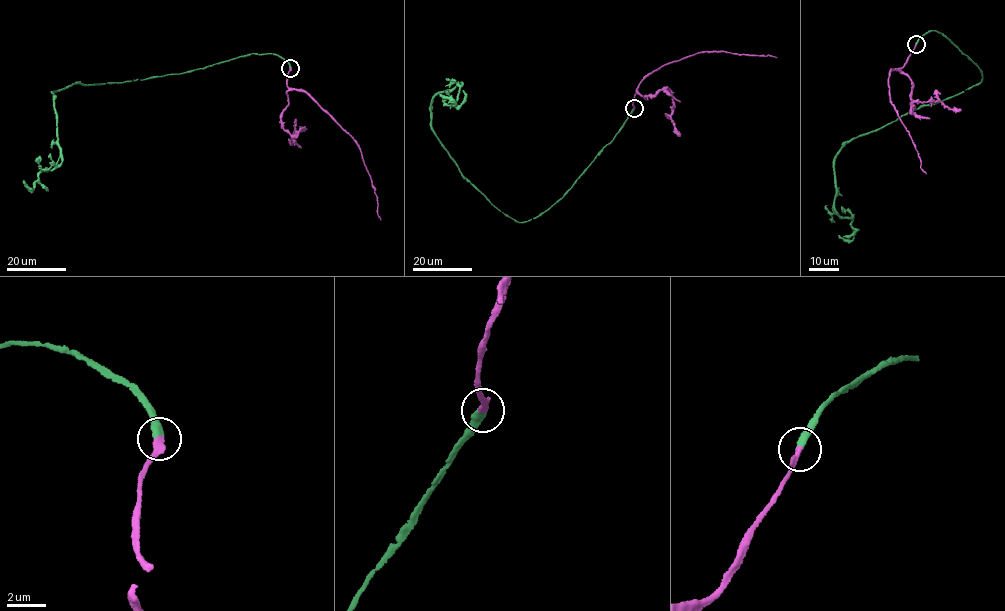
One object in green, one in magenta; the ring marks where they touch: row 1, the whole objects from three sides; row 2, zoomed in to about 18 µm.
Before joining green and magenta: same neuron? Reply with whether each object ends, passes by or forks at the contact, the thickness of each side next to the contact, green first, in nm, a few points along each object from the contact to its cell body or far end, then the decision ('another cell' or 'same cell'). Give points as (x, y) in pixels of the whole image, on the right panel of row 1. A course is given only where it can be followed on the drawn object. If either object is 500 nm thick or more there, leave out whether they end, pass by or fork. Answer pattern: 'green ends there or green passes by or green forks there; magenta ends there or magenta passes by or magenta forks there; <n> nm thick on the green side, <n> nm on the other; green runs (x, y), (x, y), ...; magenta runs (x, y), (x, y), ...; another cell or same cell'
green ends there; magenta ends there; 440 nm thick on the green side, 320 nm on the other; green runs (915, 45), (942, 33), (976, 63), (980, 82), (843, 146), (833, 209), (851, 219), (854, 236), (838, 235); magenta runs (916, 44), (906, 63), (892, 69), (888, 82), (890, 99), (920, 159), (920, 168), (926, 173); same cell

